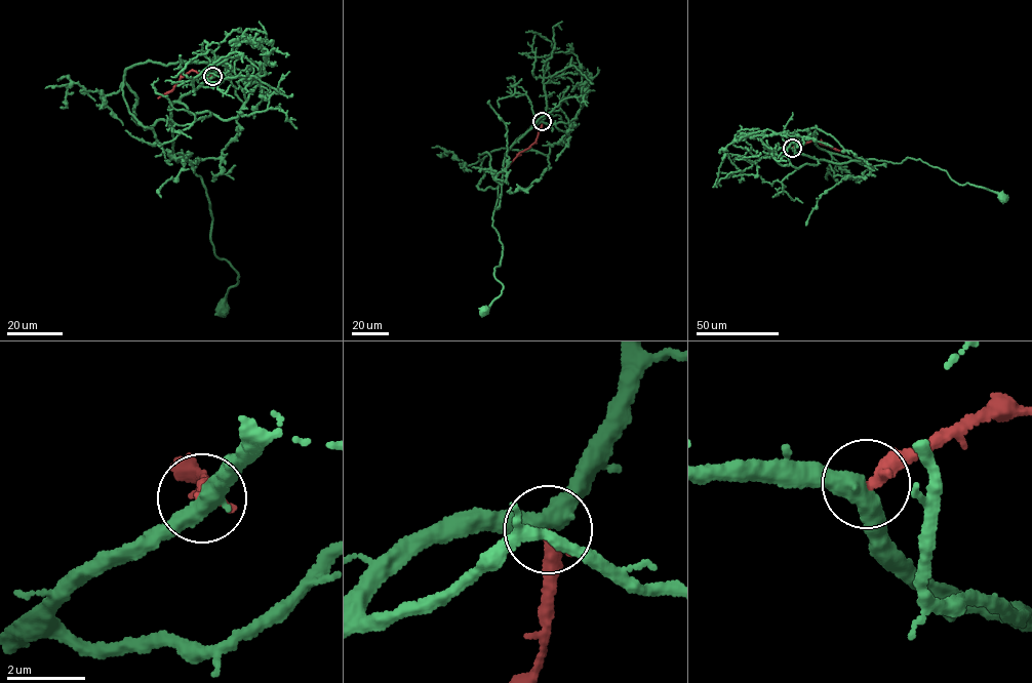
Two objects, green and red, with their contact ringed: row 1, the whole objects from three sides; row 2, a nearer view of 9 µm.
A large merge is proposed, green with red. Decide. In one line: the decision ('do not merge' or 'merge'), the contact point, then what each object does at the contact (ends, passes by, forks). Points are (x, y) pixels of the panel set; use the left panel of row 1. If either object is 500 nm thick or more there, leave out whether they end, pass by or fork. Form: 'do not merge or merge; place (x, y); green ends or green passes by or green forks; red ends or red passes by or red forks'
do not merge; place (212, 76); green passes by; red ends

